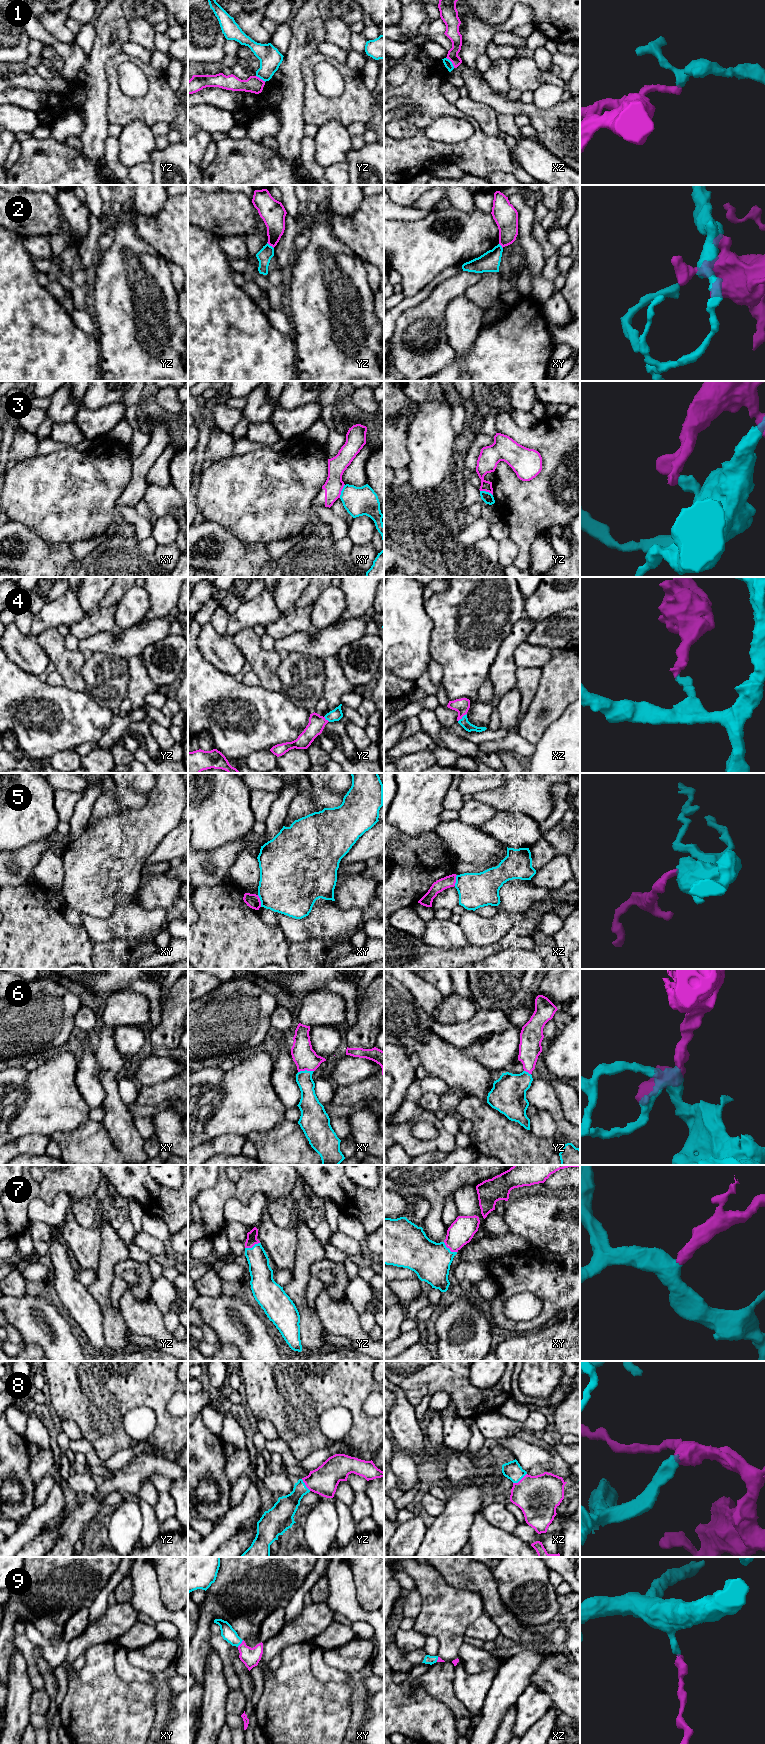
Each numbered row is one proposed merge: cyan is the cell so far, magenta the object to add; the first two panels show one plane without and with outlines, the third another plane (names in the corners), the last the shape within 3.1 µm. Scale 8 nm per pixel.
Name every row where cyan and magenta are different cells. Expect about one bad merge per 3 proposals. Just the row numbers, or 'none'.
1, 2, 3, 5

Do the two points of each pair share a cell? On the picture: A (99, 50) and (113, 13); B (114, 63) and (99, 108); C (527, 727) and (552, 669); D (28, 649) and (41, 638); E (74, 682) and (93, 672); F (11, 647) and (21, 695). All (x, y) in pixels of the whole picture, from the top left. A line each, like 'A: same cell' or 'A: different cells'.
A: same cell
B: different cells
C: same cell
D: different cells
E: different cells
F: different cells

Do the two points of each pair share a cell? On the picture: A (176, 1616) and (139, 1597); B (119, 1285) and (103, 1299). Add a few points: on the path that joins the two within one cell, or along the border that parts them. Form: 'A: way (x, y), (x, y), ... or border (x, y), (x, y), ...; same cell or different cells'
A: way (167, 1615), (158, 1612), (148, 1602); same cell
B: border (115, 1270), (110, 1289), (110, 1305), (119, 1312); different cells

